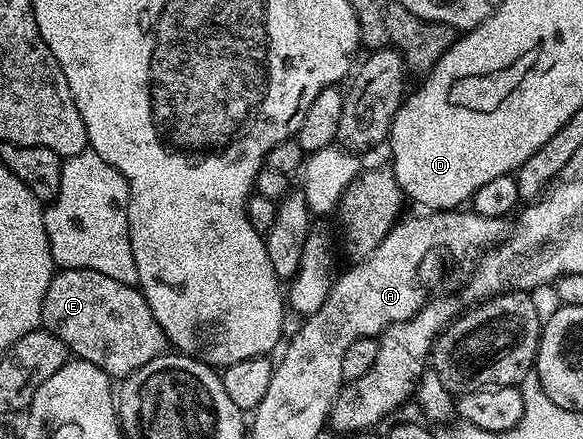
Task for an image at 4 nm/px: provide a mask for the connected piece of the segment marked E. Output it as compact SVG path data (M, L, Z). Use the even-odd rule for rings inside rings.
M65 268L56 271L43 299L41 324L46 331L61 338L61 342L65 342L78 359L93 362L112 378L125 378L133 374L138 368L145 366L145 362L153 362L153 358L164 355L166 348L163 347L168 347L169 344L157 318L153 318L142 291L138 287L122 284L113 278L105 278L105 274L97 274L97 270Z

